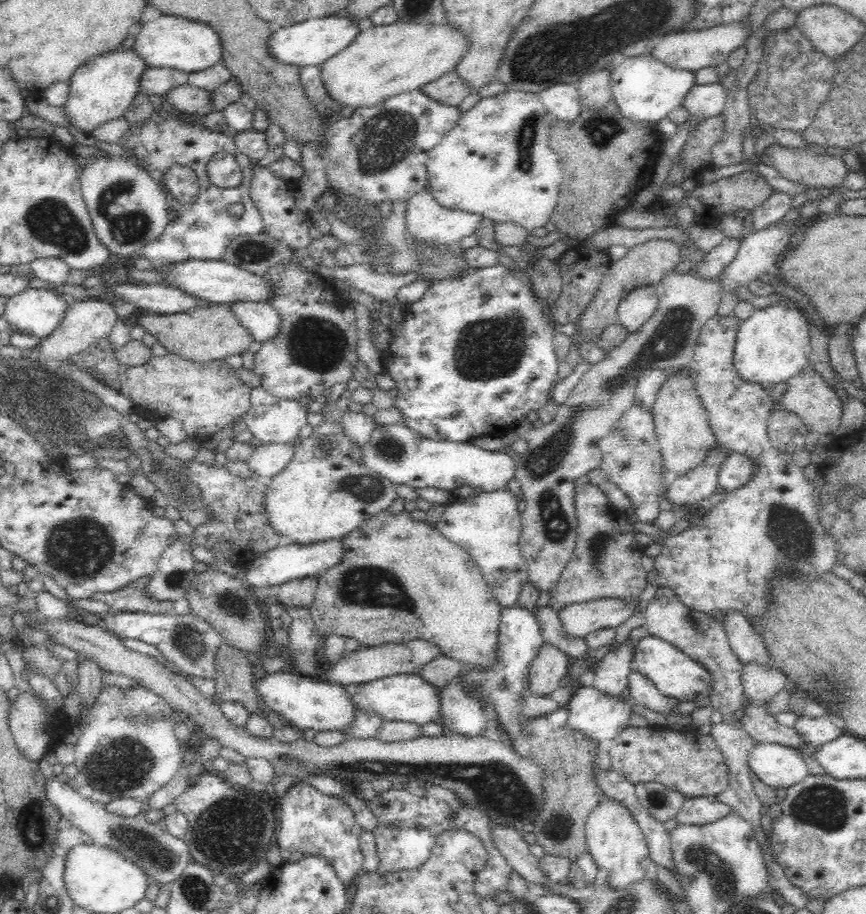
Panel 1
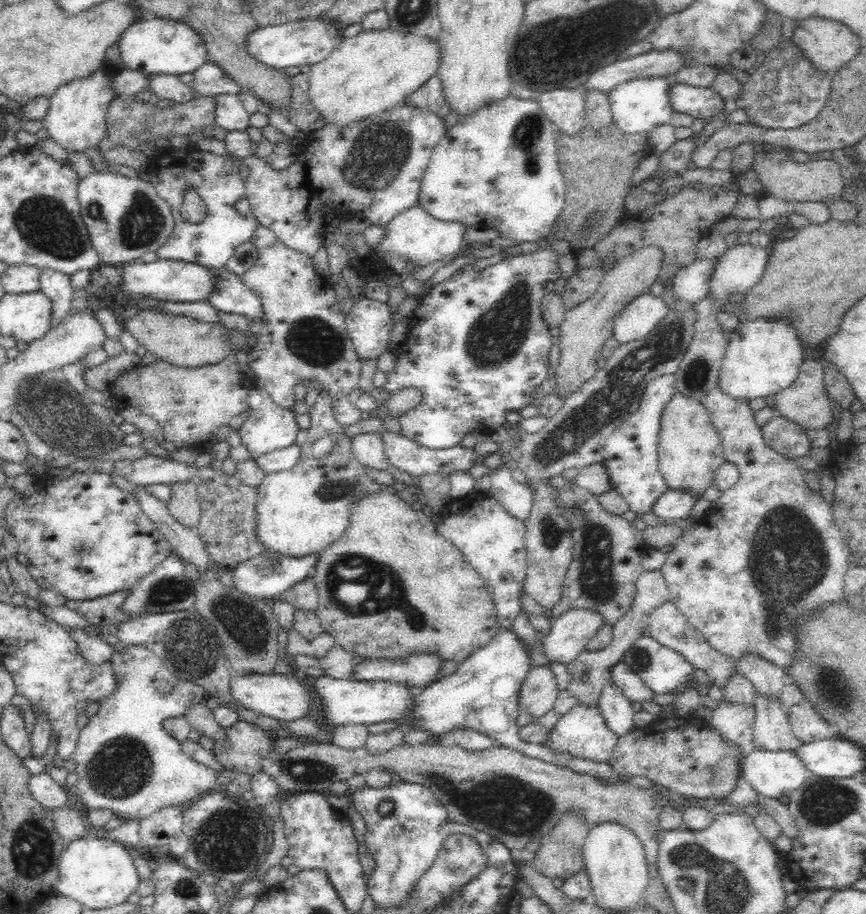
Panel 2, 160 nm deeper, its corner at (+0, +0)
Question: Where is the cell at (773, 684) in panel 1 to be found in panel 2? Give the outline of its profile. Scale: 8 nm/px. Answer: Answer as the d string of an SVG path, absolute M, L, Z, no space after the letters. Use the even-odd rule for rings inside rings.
M755 698L755 723L752 728L754 748L766 751L793 751L803 742L792 732L787 709L774 699Z

